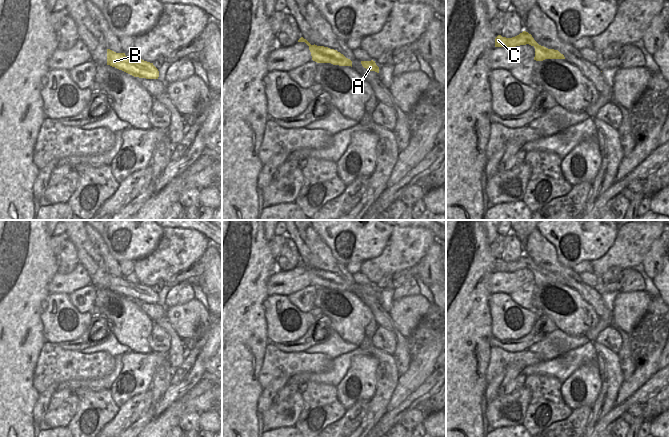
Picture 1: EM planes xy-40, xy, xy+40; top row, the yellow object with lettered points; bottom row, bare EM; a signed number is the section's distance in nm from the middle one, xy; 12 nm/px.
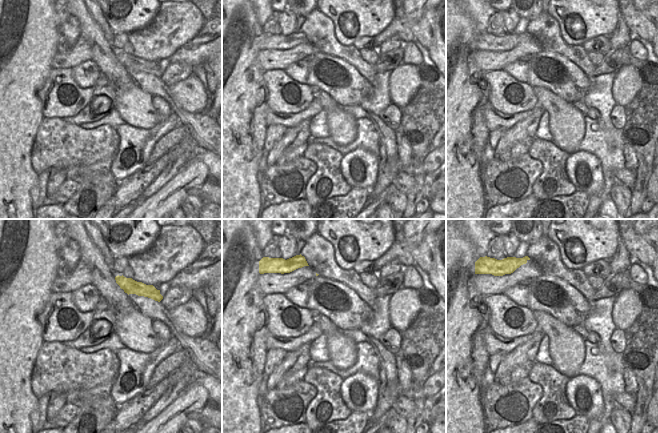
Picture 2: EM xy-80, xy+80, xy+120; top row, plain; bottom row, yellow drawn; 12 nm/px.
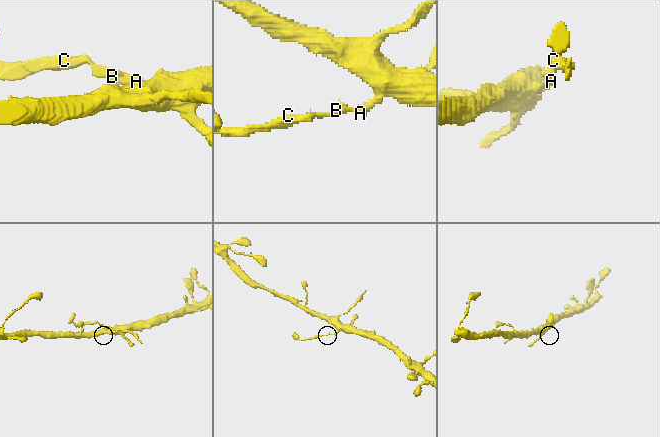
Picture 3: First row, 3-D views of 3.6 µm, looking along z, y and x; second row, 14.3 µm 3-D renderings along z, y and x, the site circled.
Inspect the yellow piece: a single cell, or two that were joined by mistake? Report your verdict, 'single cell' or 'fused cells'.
fused cells

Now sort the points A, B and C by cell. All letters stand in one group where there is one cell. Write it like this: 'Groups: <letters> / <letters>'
Groups: A B / C.

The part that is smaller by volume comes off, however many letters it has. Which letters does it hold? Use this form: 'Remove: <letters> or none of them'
Remove: C

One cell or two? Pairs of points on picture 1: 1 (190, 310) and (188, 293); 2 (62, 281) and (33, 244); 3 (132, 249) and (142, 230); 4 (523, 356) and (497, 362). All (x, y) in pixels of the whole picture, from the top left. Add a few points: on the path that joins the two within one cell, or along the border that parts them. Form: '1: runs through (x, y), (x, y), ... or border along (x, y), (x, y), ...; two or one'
1: border along (194, 297), (182, 304), (167, 308); two
2: border along (56, 272), (48, 284), (48, 293); two
3: runs through (132, 244), (132, 240), (137, 235); one
4: runs through (517, 357), (503, 358); one

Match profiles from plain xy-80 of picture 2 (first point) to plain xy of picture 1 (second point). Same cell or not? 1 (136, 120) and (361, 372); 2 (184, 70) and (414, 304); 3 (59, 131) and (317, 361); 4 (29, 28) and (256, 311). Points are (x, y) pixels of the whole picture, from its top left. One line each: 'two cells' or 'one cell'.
1: two cells
2: two cells
3: one cell
4: one cell

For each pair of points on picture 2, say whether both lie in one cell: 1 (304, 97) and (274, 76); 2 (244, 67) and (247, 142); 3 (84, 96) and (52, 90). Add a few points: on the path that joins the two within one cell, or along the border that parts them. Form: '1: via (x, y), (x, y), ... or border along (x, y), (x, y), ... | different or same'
1: via (296, 105), (288, 104), (282, 98), (279, 88) | same
2: via (244, 86), (244, 123) | same
3: via (75, 103), (65, 106), (58, 99) | same

